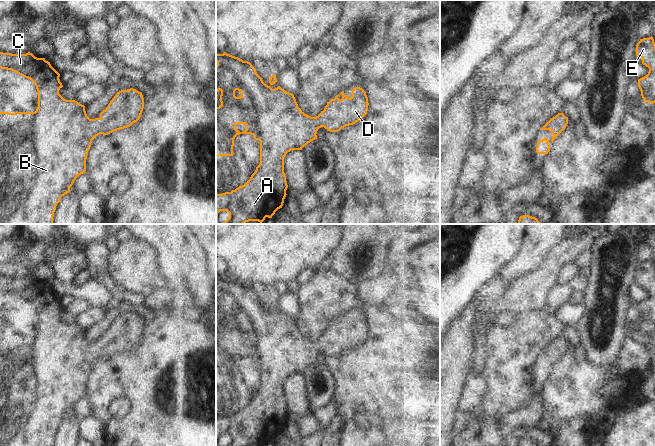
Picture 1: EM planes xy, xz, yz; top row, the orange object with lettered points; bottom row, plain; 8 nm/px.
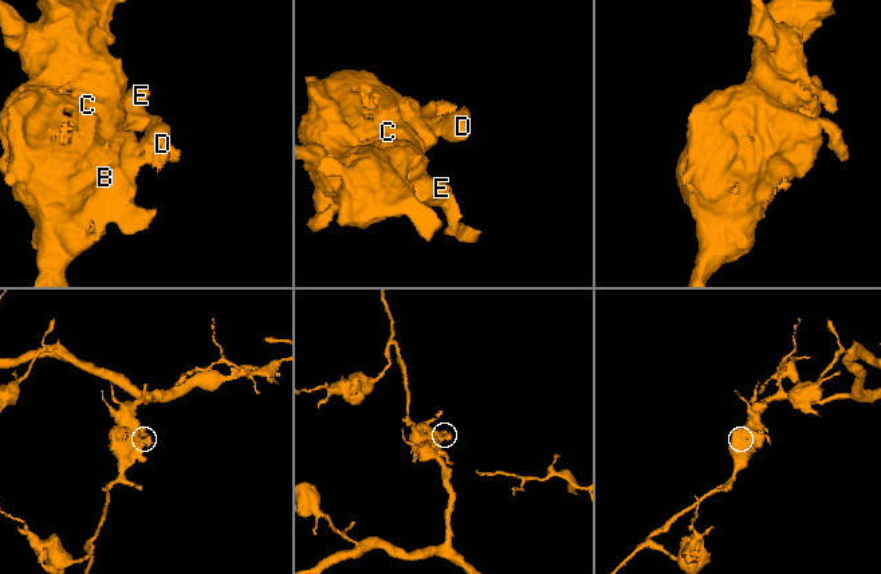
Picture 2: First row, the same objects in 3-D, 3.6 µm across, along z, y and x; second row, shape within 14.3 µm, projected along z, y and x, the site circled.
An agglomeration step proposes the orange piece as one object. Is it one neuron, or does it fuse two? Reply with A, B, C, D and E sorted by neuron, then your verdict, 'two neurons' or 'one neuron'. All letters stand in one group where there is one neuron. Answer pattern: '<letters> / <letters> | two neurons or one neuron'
A B C D E | one neuron

